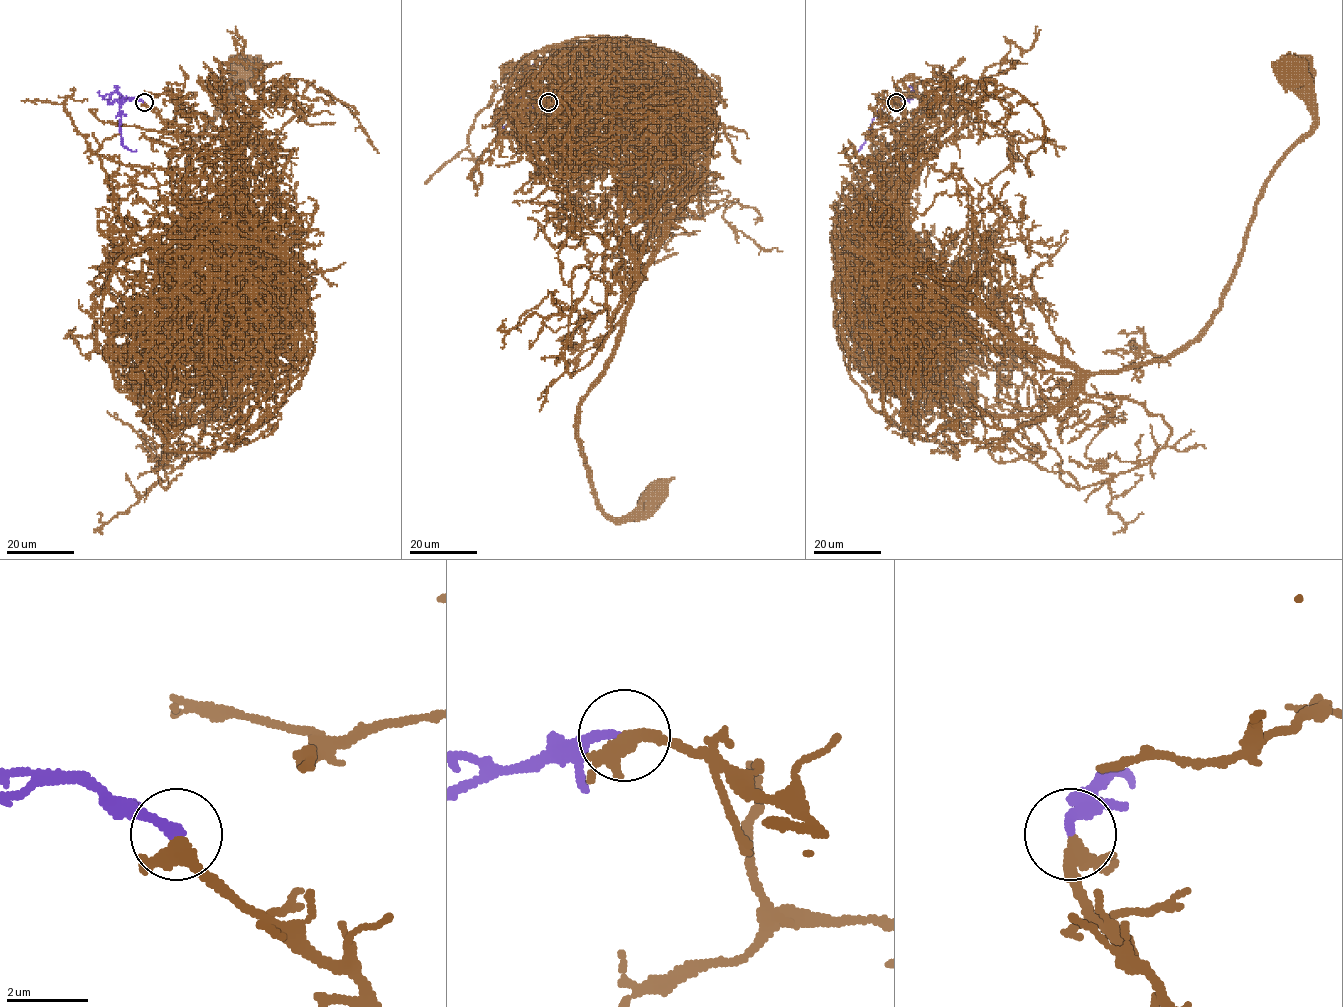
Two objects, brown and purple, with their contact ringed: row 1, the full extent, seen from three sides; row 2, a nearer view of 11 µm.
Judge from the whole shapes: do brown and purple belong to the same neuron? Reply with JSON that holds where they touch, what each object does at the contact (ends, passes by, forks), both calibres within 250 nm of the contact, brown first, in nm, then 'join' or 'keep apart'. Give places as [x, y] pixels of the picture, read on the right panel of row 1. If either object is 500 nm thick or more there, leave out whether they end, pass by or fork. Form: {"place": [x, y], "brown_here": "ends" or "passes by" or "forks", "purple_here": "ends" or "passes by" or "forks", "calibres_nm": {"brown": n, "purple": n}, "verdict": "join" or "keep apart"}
{"place": [896, 102], "brown_here": "forks", "purple_here": "ends", "calibres_nm": {"brown": 280, "purple": 240}, "verdict": "join"}

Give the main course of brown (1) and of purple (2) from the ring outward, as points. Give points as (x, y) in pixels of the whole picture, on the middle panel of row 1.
1: (548, 101), (588, 121), (661, 113), (691, 187), (605, 374), (578, 405), (595, 502), (625, 519), (654, 497)
2: (547, 101), (537, 105), (522, 97), (525, 70), (540, 59)

